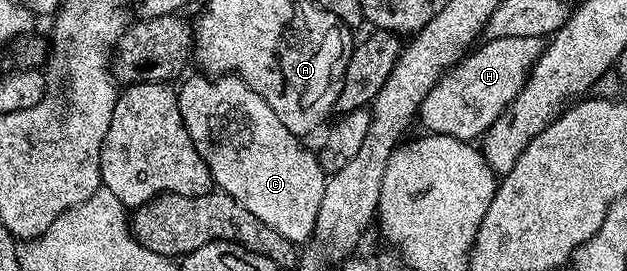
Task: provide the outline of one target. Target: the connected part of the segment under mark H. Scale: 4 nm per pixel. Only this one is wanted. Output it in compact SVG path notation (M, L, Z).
M492 37L486 41L473 48L463 59L457 60L426 95L424 104L420 107L418 121L425 125L428 133L450 135L454 139L471 142L483 138L484 132L508 111L512 100L520 94L522 87L528 82L528 74L532 72L536 60L544 54L546 48L545 38L542 37Z

